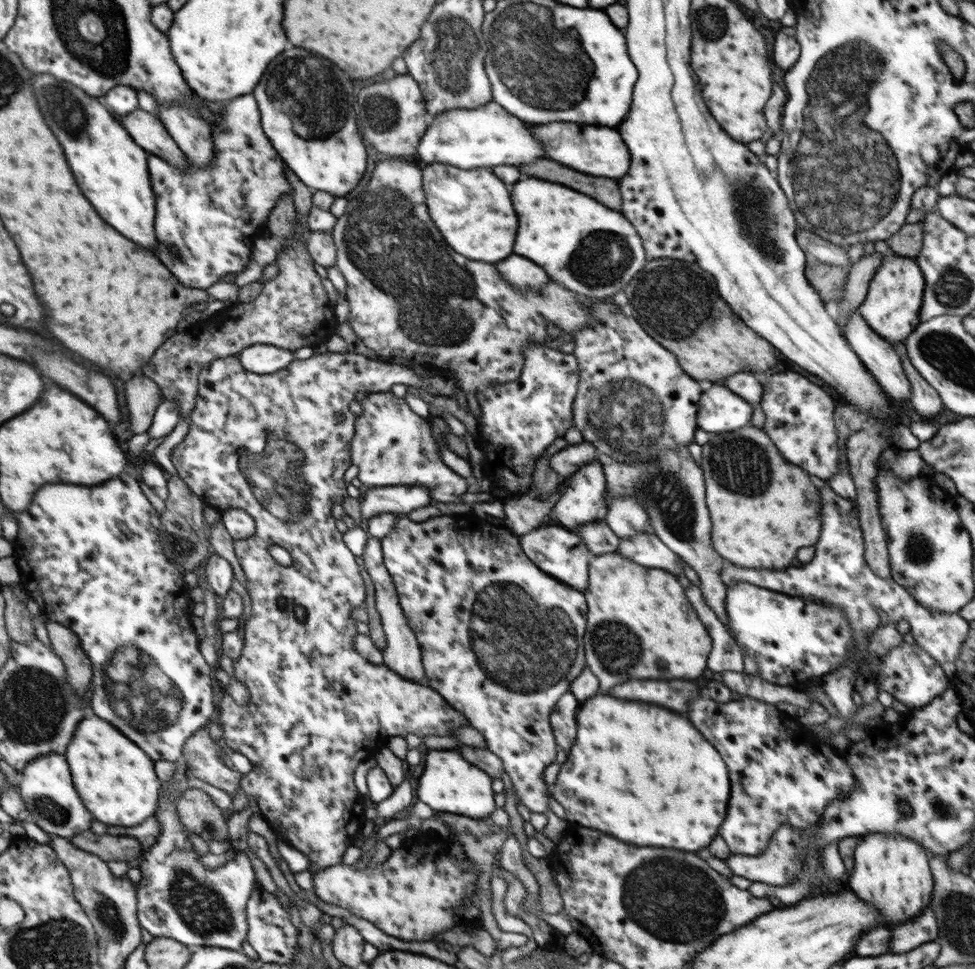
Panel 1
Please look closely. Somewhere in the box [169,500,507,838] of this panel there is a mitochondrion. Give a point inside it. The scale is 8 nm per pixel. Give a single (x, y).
(209, 826)

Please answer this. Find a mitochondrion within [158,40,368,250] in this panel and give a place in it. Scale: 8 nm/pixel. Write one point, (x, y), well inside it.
(298, 86)

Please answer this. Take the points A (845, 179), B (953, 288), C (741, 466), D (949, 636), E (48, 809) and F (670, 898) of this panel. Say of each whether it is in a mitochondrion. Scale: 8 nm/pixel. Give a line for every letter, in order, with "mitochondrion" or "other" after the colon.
A: mitochondrion
B: mitochondrion
C: mitochondrion
D: other
E: mitochondrion
F: mitochondrion

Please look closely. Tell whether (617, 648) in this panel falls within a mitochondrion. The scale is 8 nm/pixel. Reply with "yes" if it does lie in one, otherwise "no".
yes

